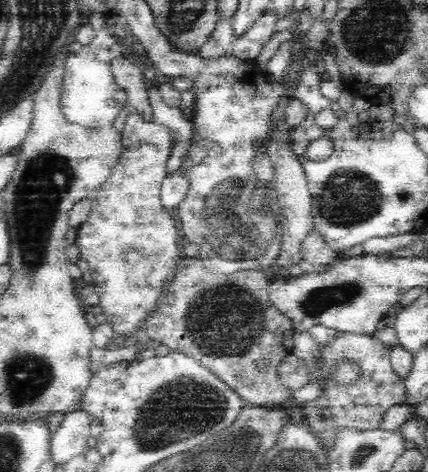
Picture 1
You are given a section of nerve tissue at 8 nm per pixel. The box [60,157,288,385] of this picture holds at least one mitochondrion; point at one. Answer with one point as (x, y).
(235, 222)

